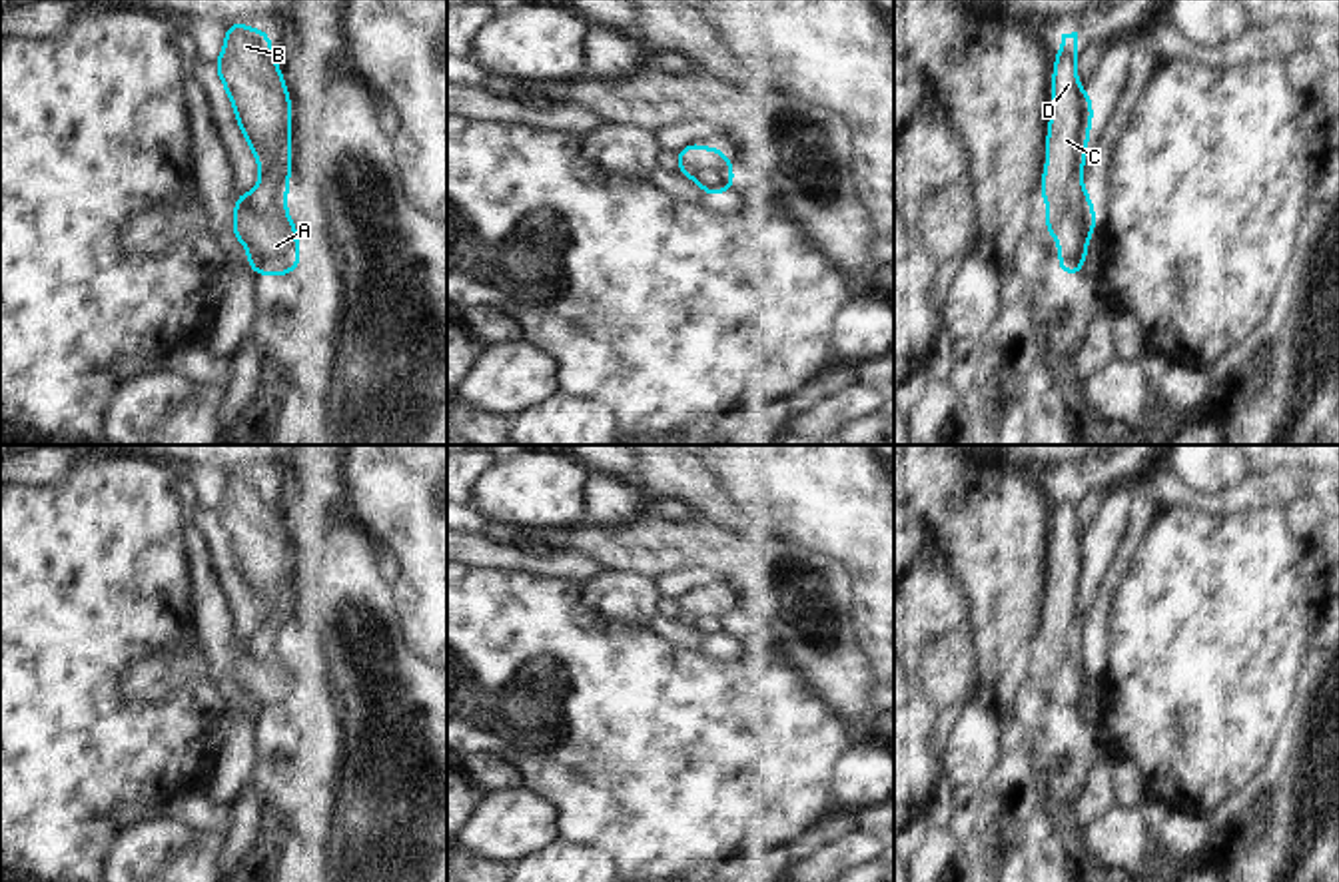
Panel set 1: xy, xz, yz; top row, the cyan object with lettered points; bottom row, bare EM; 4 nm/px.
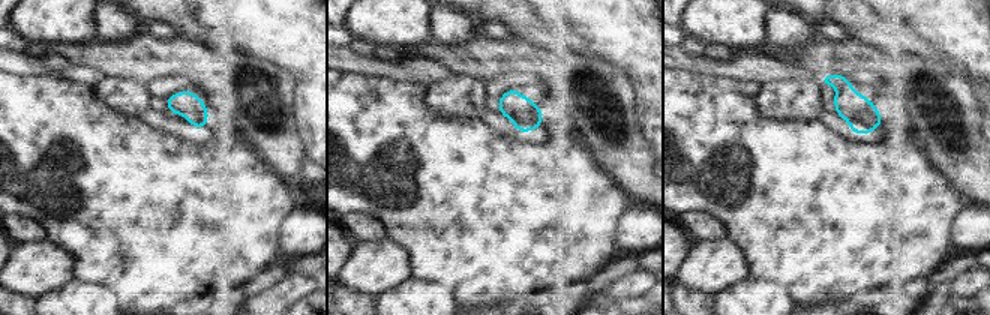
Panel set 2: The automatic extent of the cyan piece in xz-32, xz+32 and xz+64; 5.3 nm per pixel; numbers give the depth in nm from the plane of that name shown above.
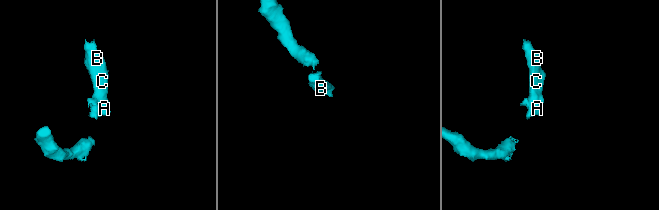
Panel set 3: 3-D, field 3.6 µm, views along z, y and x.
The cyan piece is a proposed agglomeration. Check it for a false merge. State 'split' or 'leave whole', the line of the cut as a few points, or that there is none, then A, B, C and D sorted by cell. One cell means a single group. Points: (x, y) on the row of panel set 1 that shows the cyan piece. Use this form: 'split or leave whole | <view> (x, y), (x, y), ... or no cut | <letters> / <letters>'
leave whole | no cut | A B C D

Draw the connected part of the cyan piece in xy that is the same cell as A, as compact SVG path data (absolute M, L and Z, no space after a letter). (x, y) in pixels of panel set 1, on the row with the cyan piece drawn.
M225 24L214 66L257 160L255 190L239 192L233 202L231 235L247 251L249 273L285 277L301 267L299 233L287 212L293 102L271 38L249 24Z

